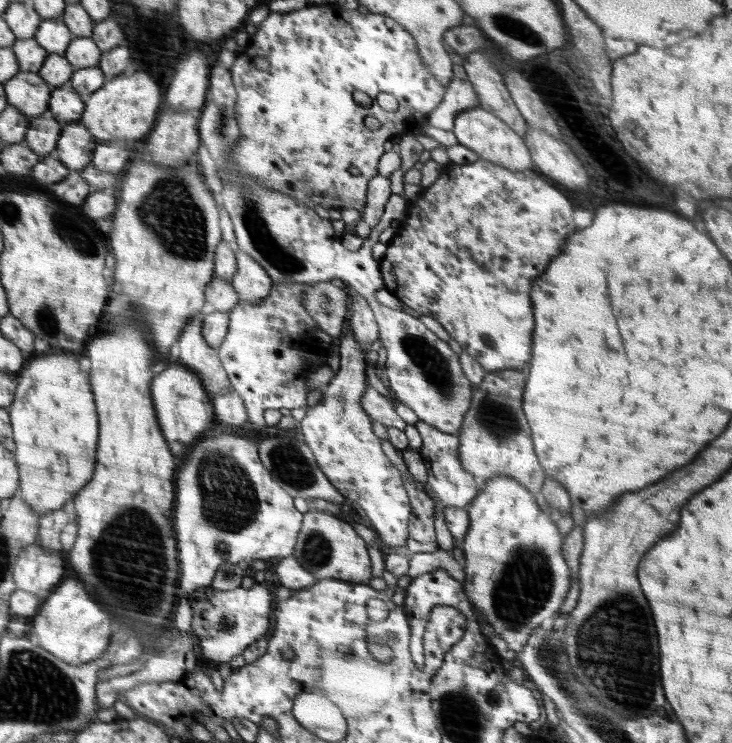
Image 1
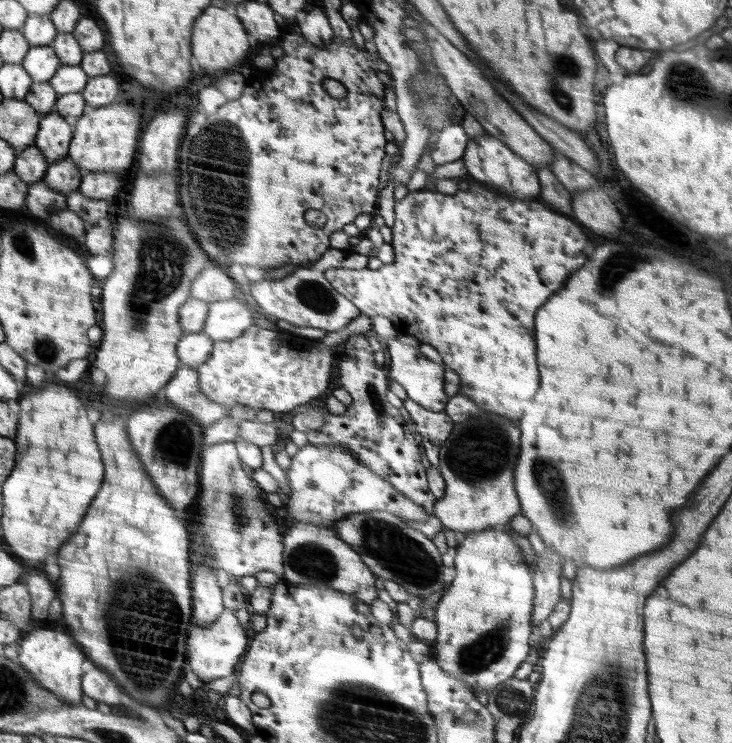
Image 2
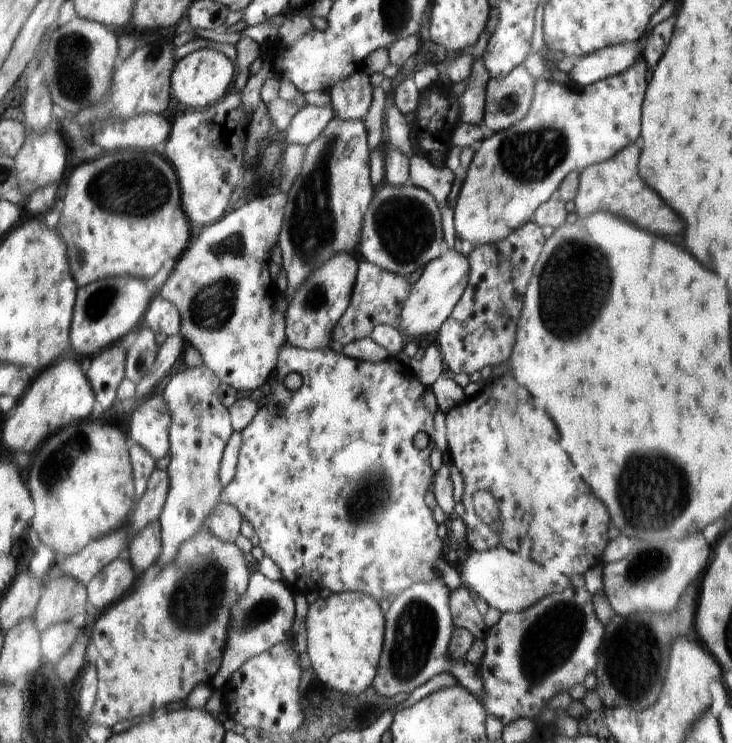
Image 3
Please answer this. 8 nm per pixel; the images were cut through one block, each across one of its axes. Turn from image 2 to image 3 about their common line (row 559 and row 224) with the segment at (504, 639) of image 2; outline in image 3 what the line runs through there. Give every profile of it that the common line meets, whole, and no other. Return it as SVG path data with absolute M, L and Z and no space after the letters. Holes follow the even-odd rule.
M638 58L636 64L632 68L628 68L624 74L615 74L607 76L602 80L593 82L589 85L579 85L576 81L568 81L567 84L559 84L548 76L537 79L537 94L534 95L533 108L520 123L513 124L508 131L493 132L490 138L485 138L475 147L474 157L469 165L467 175L459 191L456 202L454 203L454 226L458 241L466 240L477 246L484 244L501 243L506 240L506 236L513 234L517 227L524 222L528 222L533 218L532 214L536 214L537 208L548 202L552 192L560 186L560 183L568 172L579 172L585 170L593 164L604 163L613 158L617 152L624 150L629 144L632 144L638 136L640 136L640 112L642 112L642 98L644 98L644 90L646 90L646 61L644 58Z

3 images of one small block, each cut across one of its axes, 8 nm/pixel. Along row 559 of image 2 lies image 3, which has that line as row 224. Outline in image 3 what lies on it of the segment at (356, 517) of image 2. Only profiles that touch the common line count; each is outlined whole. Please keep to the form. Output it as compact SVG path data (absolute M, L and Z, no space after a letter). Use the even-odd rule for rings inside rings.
M383 182L365 214L361 244L357 248L360 257L408 279L417 269L436 260L444 249L440 209L434 197L410 182L404 186Z

